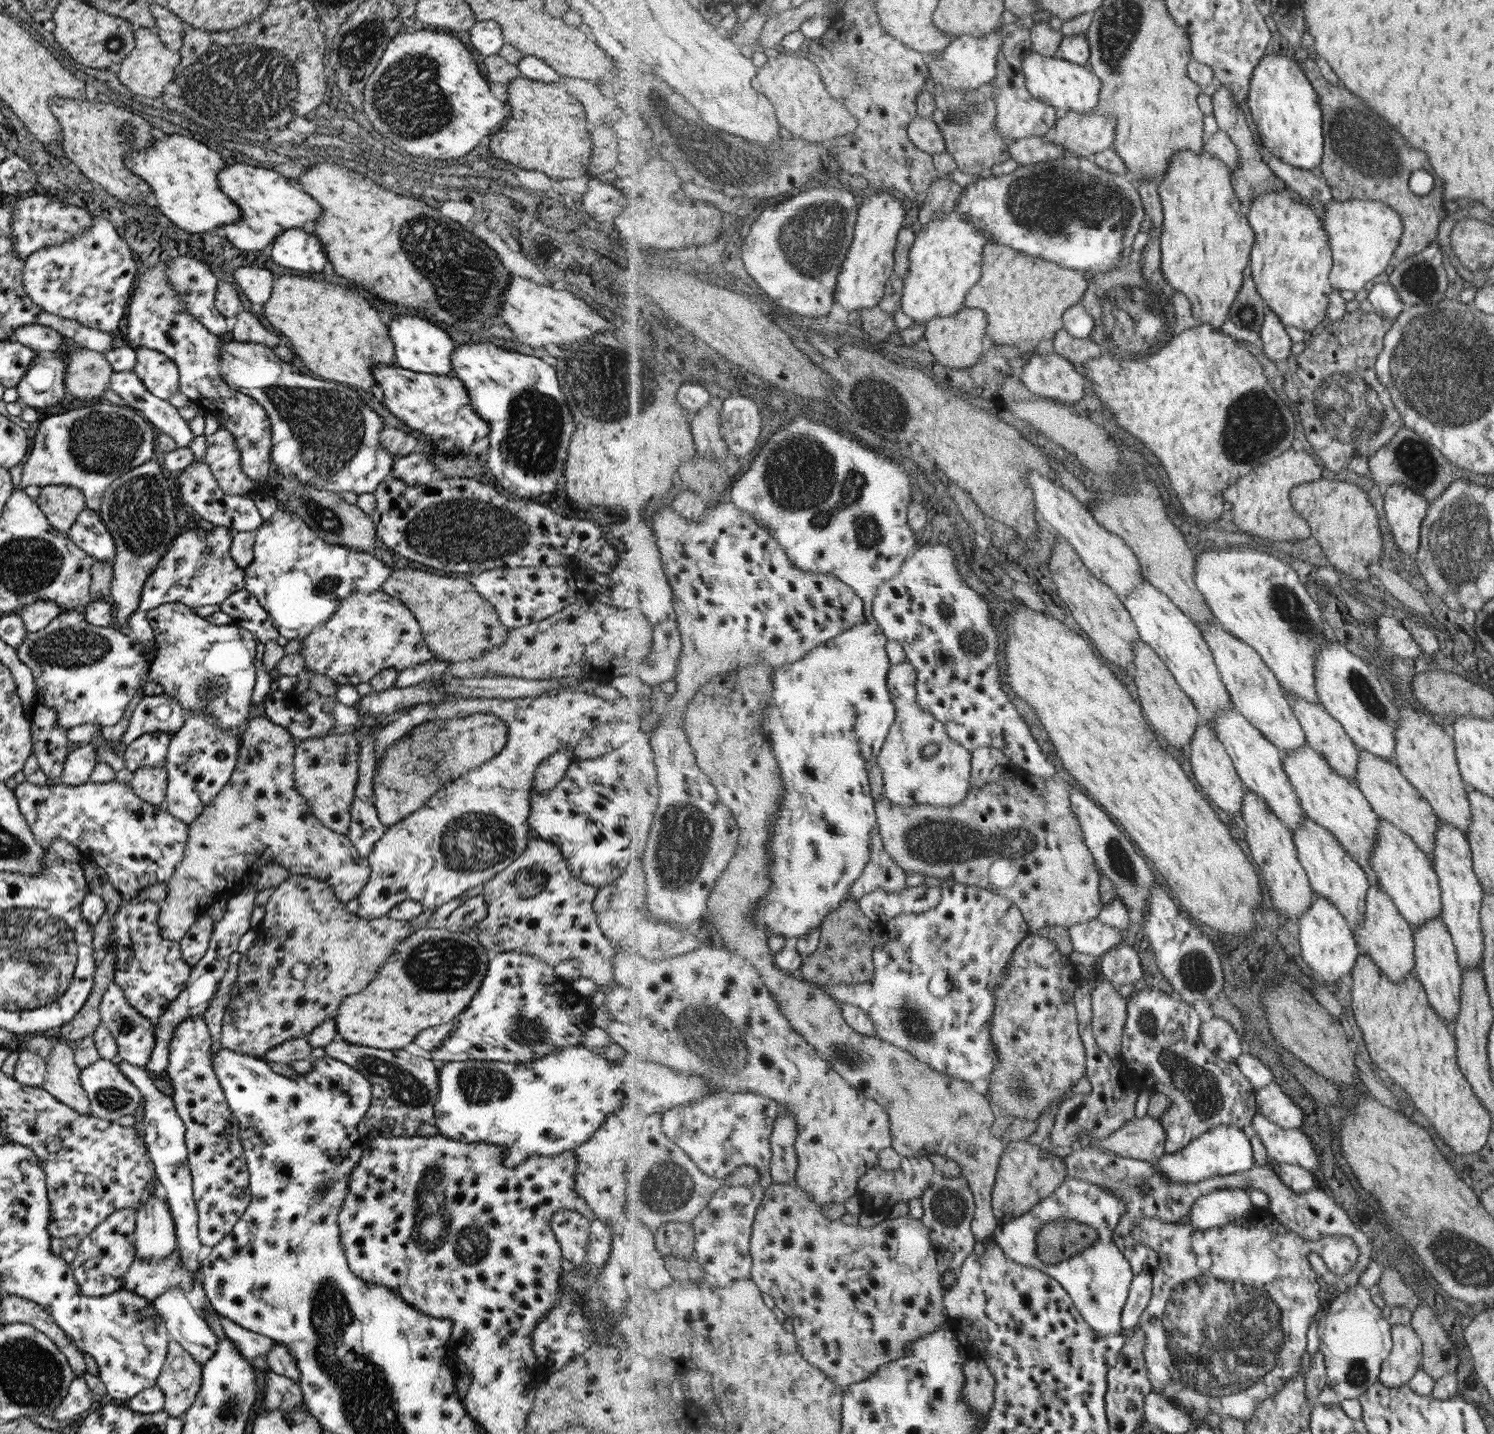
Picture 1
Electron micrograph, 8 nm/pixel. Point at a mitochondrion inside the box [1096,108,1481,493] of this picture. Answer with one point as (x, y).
(1347, 407)

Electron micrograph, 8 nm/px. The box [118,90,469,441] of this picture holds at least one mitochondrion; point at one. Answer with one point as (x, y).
(164, 300)

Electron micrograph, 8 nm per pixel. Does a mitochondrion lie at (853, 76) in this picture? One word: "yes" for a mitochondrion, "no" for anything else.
yes

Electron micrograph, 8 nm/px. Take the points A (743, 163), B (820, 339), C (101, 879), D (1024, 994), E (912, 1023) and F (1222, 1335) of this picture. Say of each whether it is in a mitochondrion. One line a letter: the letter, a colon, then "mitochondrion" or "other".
A: mitochondrion
B: other
C: other
D: other
E: mitochondrion
F: mitochondrion

